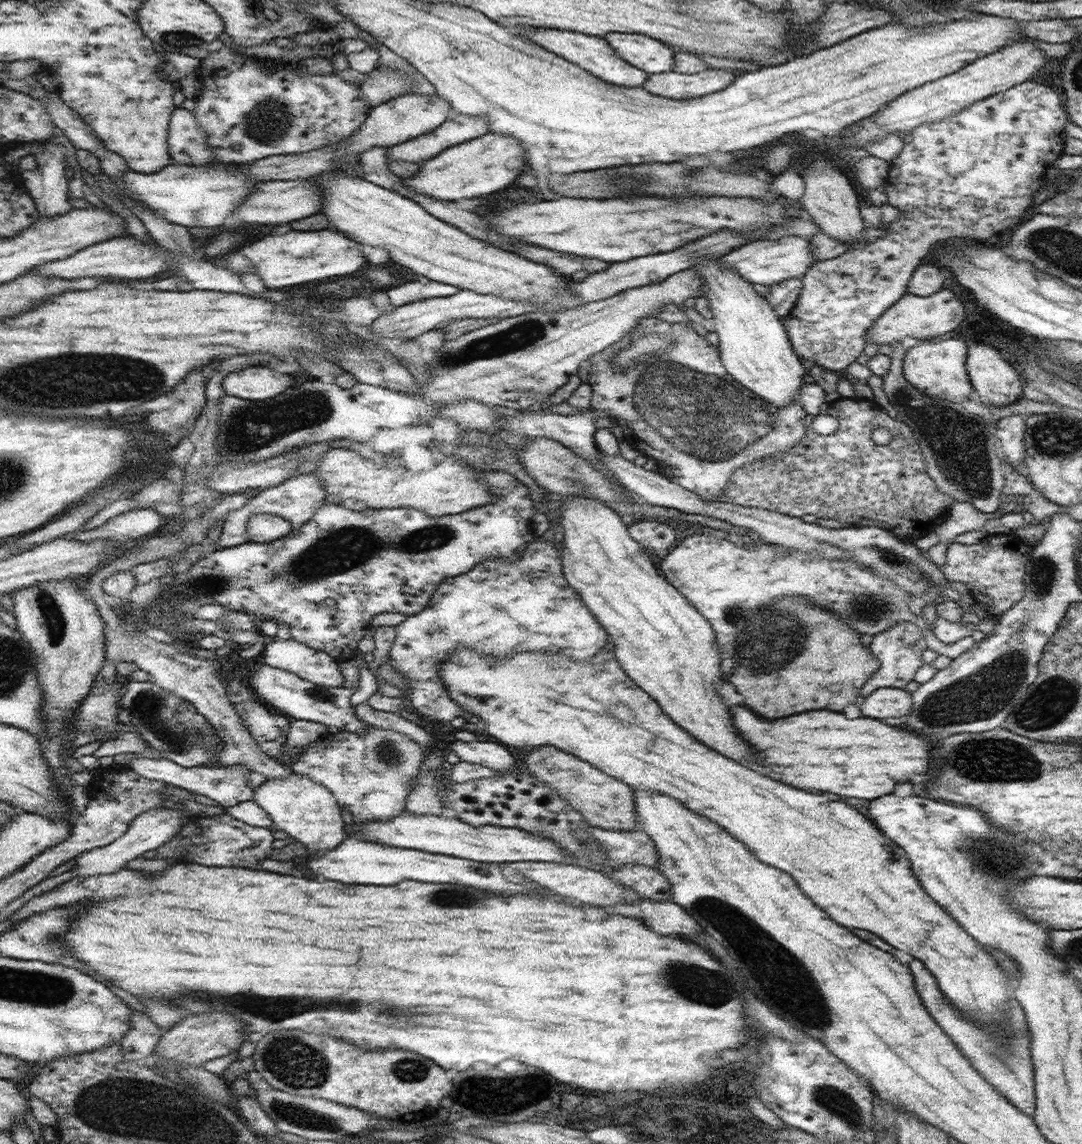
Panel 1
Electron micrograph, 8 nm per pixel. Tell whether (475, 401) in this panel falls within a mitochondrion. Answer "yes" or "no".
no

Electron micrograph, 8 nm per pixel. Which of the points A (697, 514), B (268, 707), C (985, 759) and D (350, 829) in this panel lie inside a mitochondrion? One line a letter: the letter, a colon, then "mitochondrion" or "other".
A: other
B: other
C: mitochondrion
D: other

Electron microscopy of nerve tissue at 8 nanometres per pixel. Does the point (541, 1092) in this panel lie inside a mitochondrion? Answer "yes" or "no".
no

